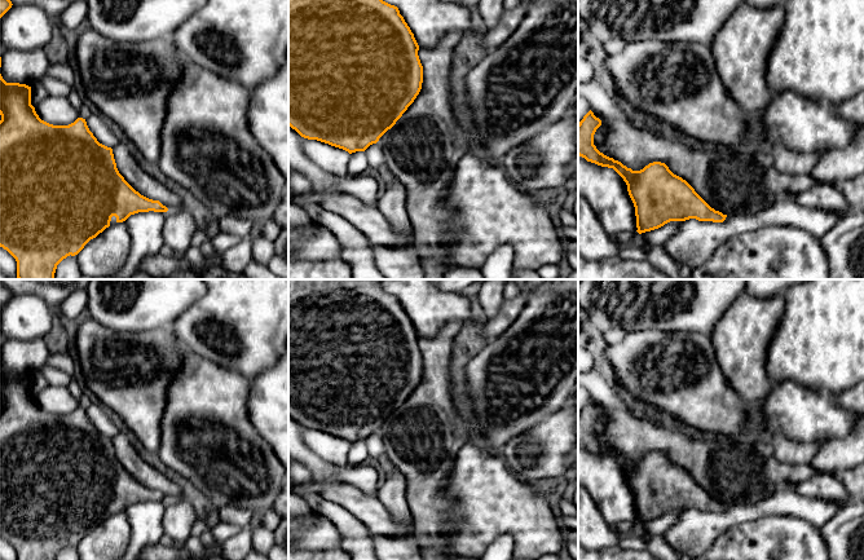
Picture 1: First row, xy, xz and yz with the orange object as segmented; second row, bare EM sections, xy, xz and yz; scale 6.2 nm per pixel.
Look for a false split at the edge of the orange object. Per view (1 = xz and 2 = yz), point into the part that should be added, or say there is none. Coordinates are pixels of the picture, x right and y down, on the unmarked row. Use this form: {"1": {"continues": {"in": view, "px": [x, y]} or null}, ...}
{"1": {"continues": null}, "2": {"continues": null}}

